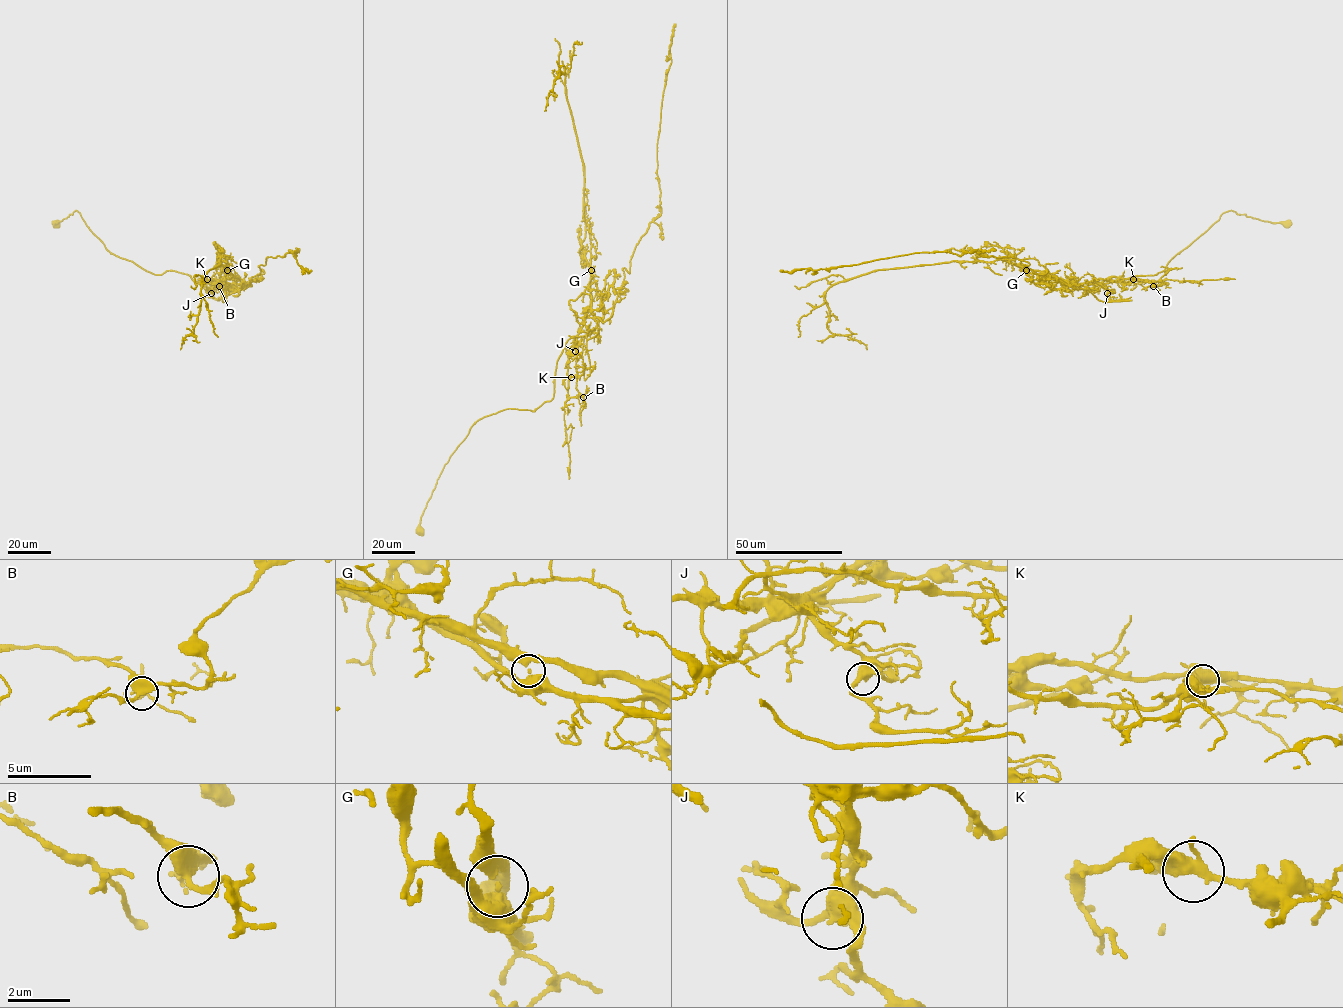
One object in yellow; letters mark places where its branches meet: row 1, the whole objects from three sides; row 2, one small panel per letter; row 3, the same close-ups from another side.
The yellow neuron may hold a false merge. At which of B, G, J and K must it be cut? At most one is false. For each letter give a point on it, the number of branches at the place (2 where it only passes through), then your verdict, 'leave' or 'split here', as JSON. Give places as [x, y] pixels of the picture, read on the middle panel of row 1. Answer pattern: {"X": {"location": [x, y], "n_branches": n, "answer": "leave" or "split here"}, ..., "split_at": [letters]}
{"B": {"location": [583, 397], "n_branches": 3, "answer": "leave"}, "G": {"location": [591, 270], "n_branches": 3, "answer": "split here"}, "J": {"location": [575, 351], "n_branches": 3, "answer": "leave"}, "K": {"location": [571, 377], "n_branches": 3, "answer": "leave"}, "split_at": ["G"]}

